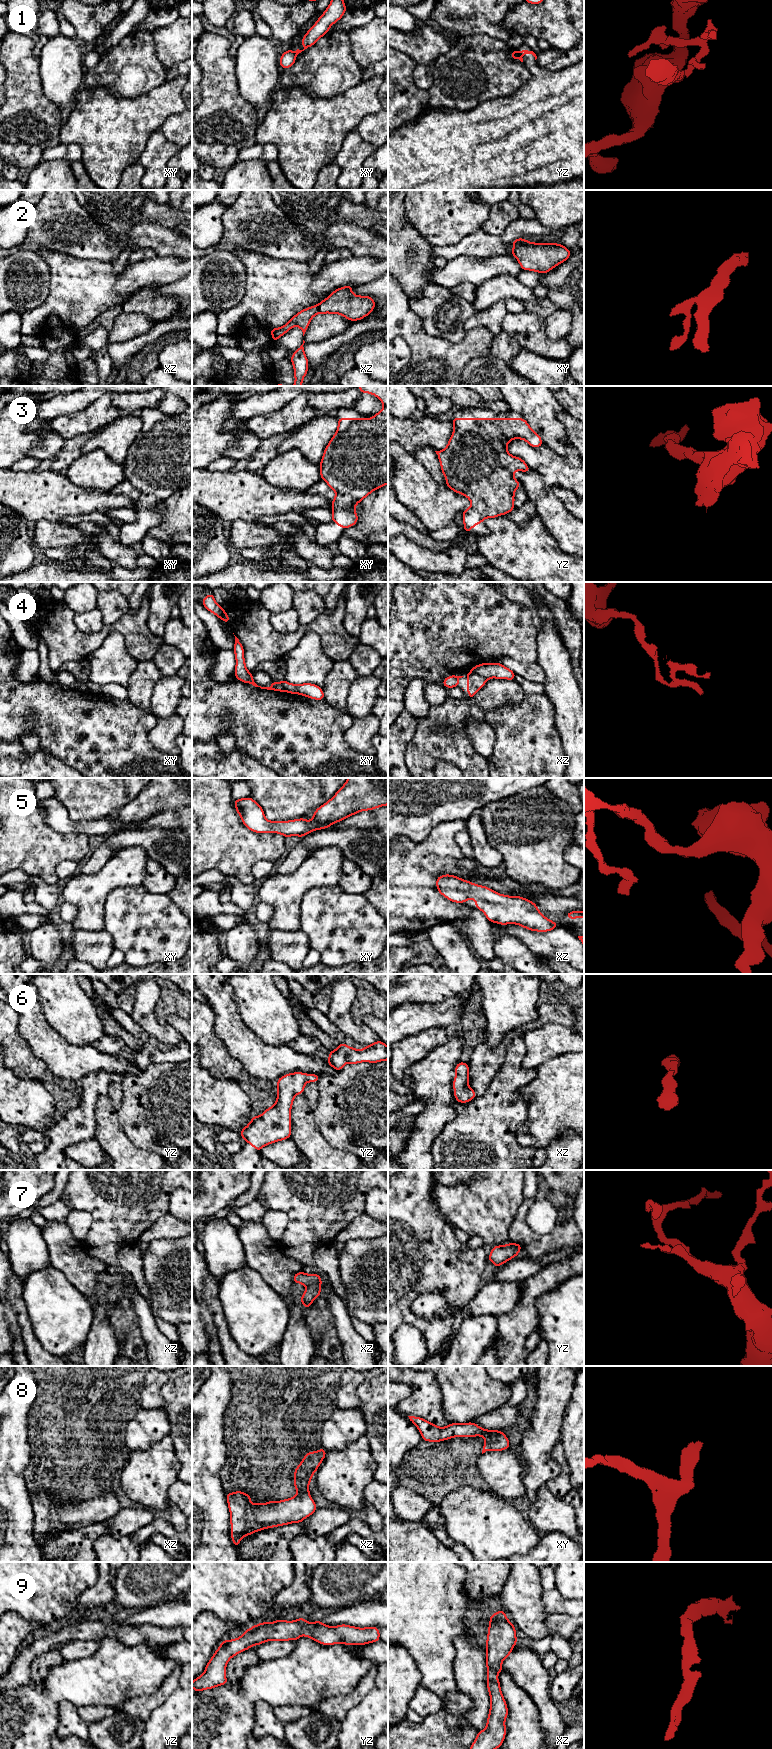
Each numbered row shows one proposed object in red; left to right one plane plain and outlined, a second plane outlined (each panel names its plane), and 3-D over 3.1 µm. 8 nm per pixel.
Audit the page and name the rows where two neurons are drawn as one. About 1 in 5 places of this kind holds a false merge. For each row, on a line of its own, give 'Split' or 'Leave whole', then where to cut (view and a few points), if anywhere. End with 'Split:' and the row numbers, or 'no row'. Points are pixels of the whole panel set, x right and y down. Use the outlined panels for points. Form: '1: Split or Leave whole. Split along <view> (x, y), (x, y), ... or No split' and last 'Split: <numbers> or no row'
1: Split. Split along yz (518, 51), (521, 55)
2: Leave whole. No split
3: Leave whole. No split
4: Split. Split along xz (470, 672), (487, 679)
5: Leave whole. No split
6: Leave whole. No split
7: Leave whole. No split
8: Leave whole. No split
9: Leave whole. No split
Split: 1, 4

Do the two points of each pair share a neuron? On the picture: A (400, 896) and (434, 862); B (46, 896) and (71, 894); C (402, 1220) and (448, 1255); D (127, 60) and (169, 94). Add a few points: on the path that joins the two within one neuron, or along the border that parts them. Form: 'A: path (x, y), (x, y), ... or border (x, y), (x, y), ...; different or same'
A: path (408, 888), (426, 870); same
B: border (60, 891), (60, 899), (62, 901); different
C: path (413, 1230), (437, 1253); same
D: border (166, 79), (160, 85), (138, 95); different

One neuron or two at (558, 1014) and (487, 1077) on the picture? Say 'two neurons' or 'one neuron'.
one neuron

